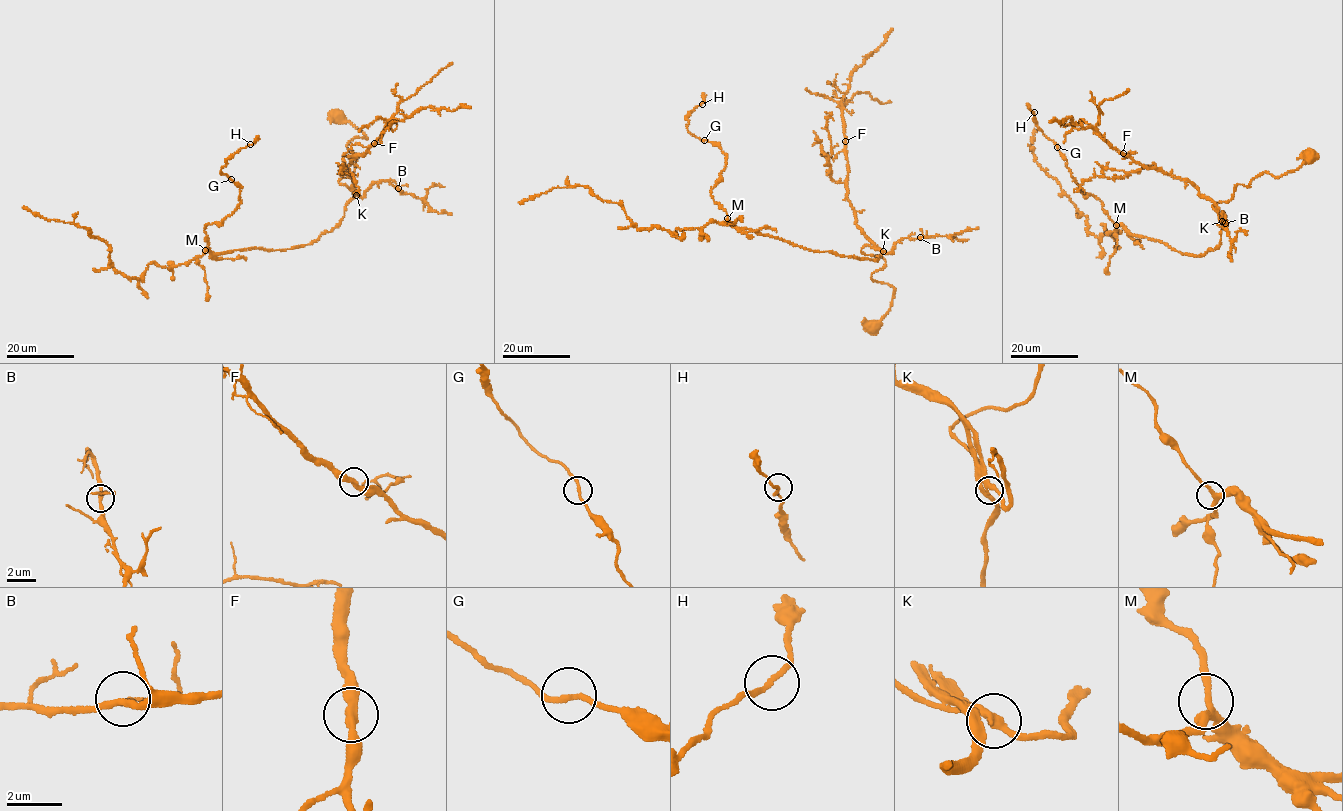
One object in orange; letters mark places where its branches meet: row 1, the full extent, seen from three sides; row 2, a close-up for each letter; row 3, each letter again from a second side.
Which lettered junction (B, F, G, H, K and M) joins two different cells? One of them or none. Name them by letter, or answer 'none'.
none

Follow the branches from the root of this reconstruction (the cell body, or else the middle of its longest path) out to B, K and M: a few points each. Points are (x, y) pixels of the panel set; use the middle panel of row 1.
B: (872, 326), (889, 311), (894, 288), (872, 279), (885, 260), (861, 249), (891, 253), (897, 242), (920, 237)
K: (872, 326), (889, 311), (894, 288), (872, 279), (885, 260), (866, 255), (861, 249), (869, 245), (883, 251)
M: (872, 326), (894, 290), (872, 279), (885, 260), (861, 249), (878, 249), (876, 261), (811, 251), (727, 218)

